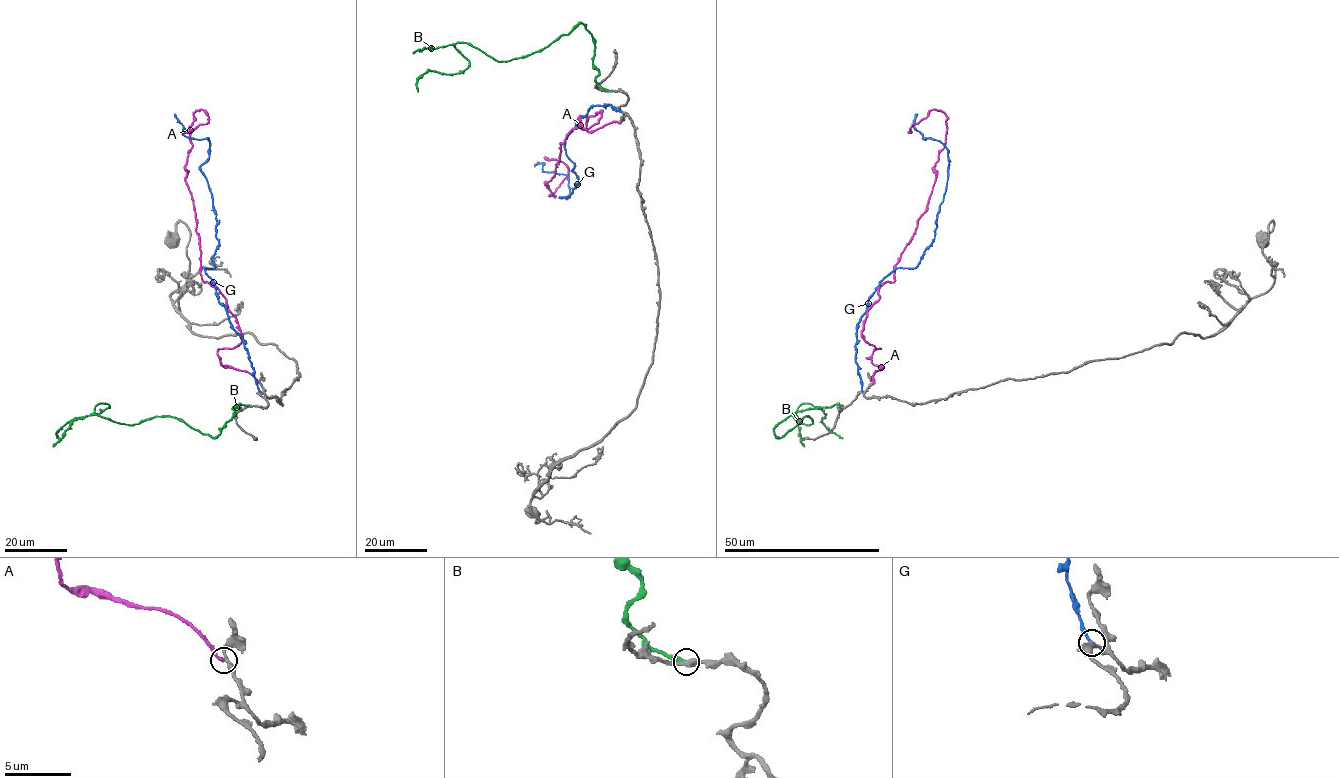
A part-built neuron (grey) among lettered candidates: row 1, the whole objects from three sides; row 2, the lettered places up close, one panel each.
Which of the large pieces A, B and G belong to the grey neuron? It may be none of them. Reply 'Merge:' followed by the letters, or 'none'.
Merge: none

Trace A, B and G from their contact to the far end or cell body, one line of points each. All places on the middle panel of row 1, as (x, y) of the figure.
A: (619, 123), (577, 122), (589, 129), (600, 110), (561, 143), (550, 196), (568, 168), (544, 156)
B: (609, 91), (596, 80), (594, 39), (580, 22), (507, 61), (457, 42), (468, 66), (426, 71), (418, 91)
G: (620, 111), (593, 105), (578, 118), (564, 145), (579, 181), (560, 196), (568, 197), (565, 174), (534, 166)

